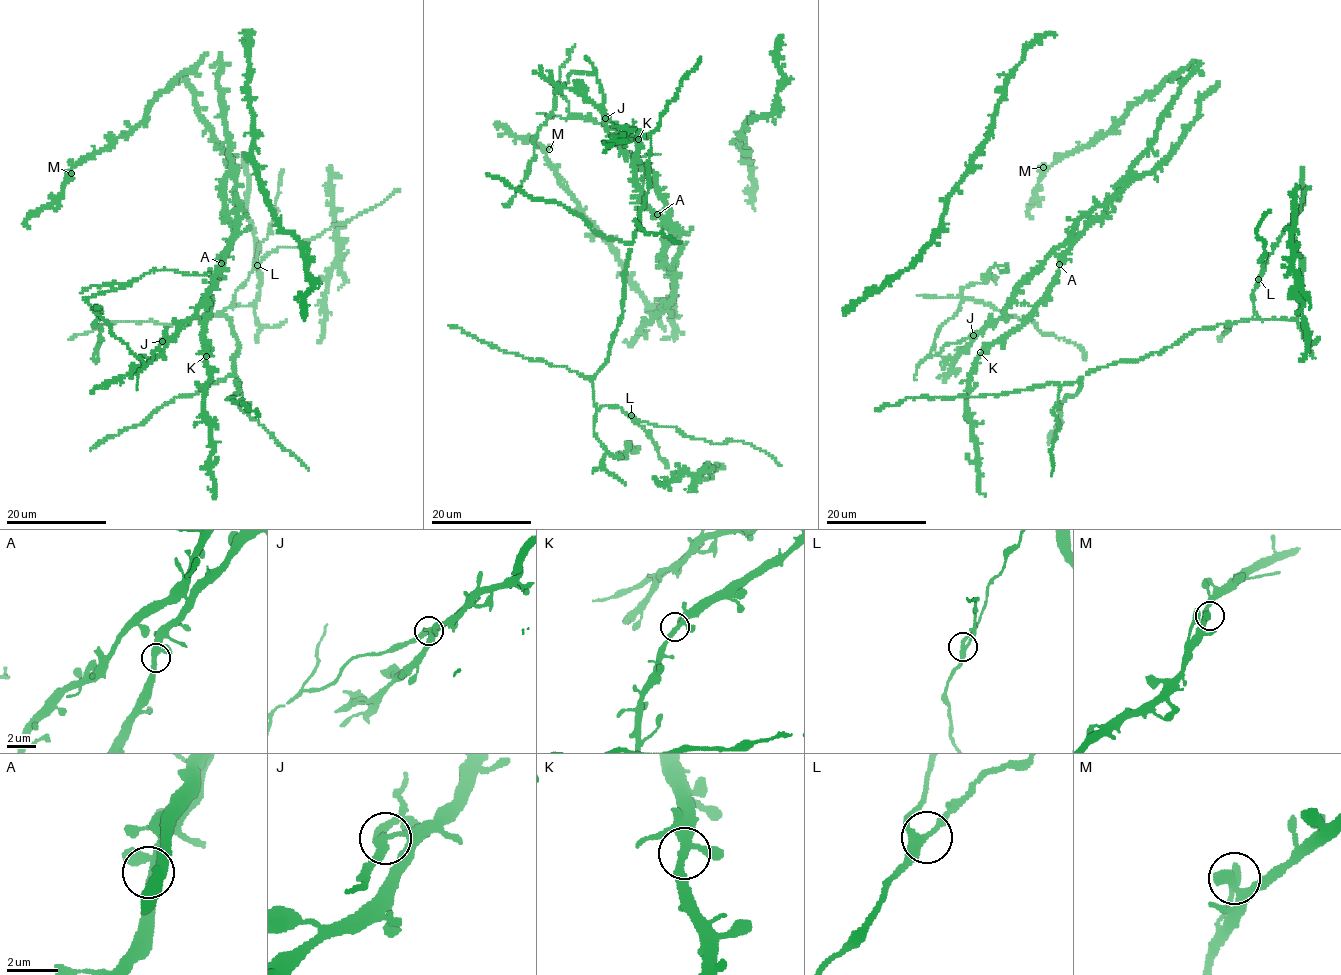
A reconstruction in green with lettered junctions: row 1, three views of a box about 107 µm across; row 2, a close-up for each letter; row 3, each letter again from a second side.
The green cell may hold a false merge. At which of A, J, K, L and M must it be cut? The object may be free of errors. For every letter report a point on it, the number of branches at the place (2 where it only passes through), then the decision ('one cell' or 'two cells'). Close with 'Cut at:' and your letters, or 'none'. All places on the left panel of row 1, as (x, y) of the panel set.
A: (221, 263) | 3 | one cell
J: (162, 341) | 3 | two cells
K: (206, 356) | 3 | one cell
L: (257, 265) | 3 | one cell
M: (71, 173) | 3 | one cell
Cut at: J

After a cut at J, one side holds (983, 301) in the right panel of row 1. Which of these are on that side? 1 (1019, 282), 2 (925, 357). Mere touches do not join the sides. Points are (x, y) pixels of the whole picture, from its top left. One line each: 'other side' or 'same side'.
1: other side
2: same side

